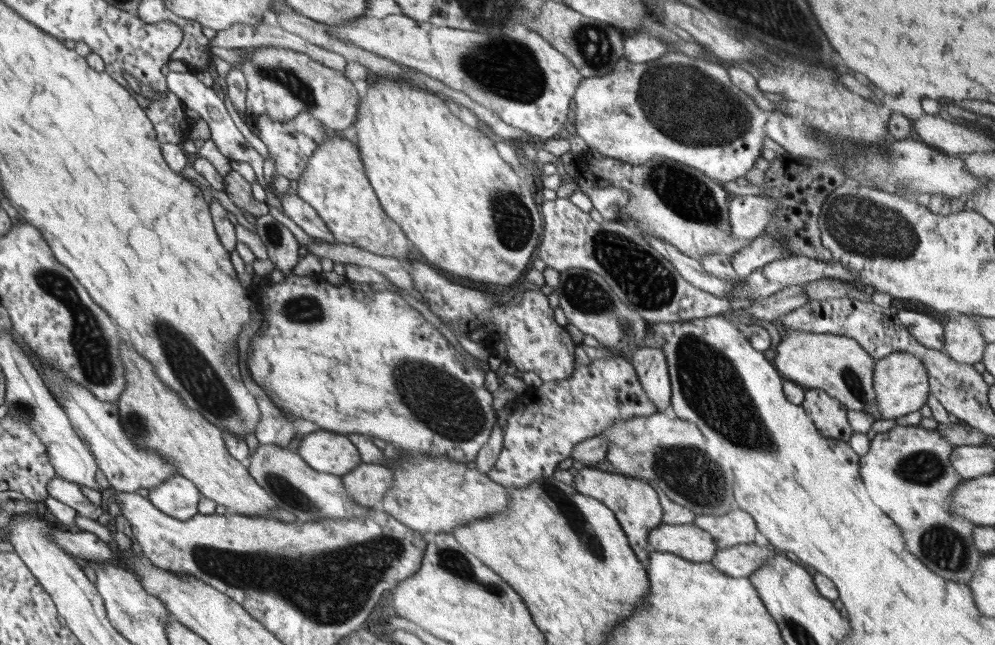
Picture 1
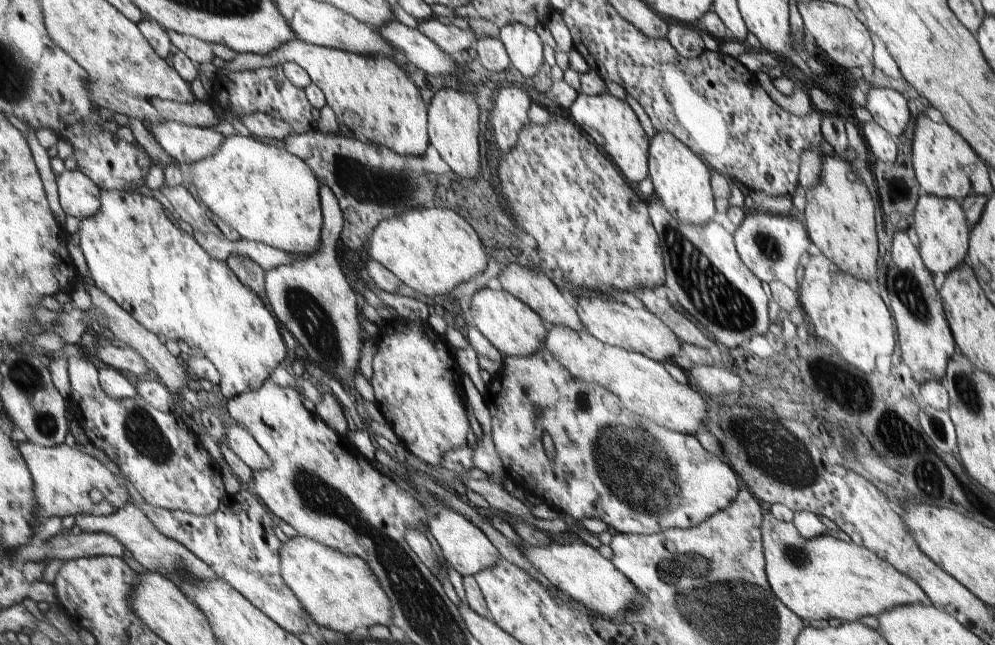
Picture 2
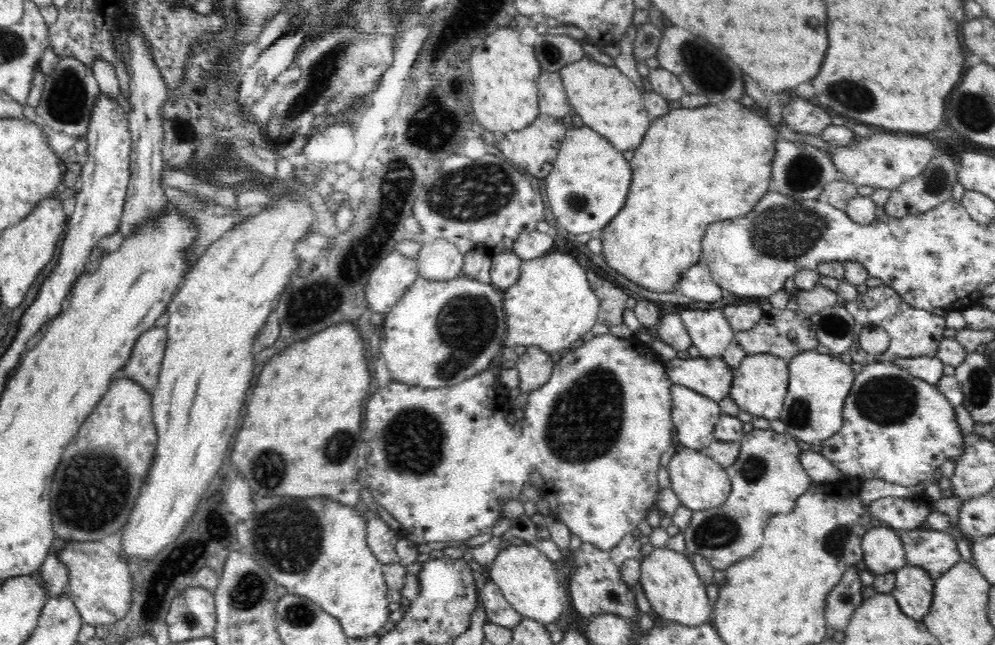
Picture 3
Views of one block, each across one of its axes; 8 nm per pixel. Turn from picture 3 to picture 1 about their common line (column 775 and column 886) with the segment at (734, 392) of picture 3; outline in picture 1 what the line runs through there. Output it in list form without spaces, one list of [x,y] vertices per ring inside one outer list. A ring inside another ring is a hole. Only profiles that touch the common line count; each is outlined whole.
[[[893,352],[889,356],[877,358],[871,376],[873,408],[877,408],[877,420],[897,420],[909,412],[919,412],[927,398],[927,372],[919,358],[905,352]]]

